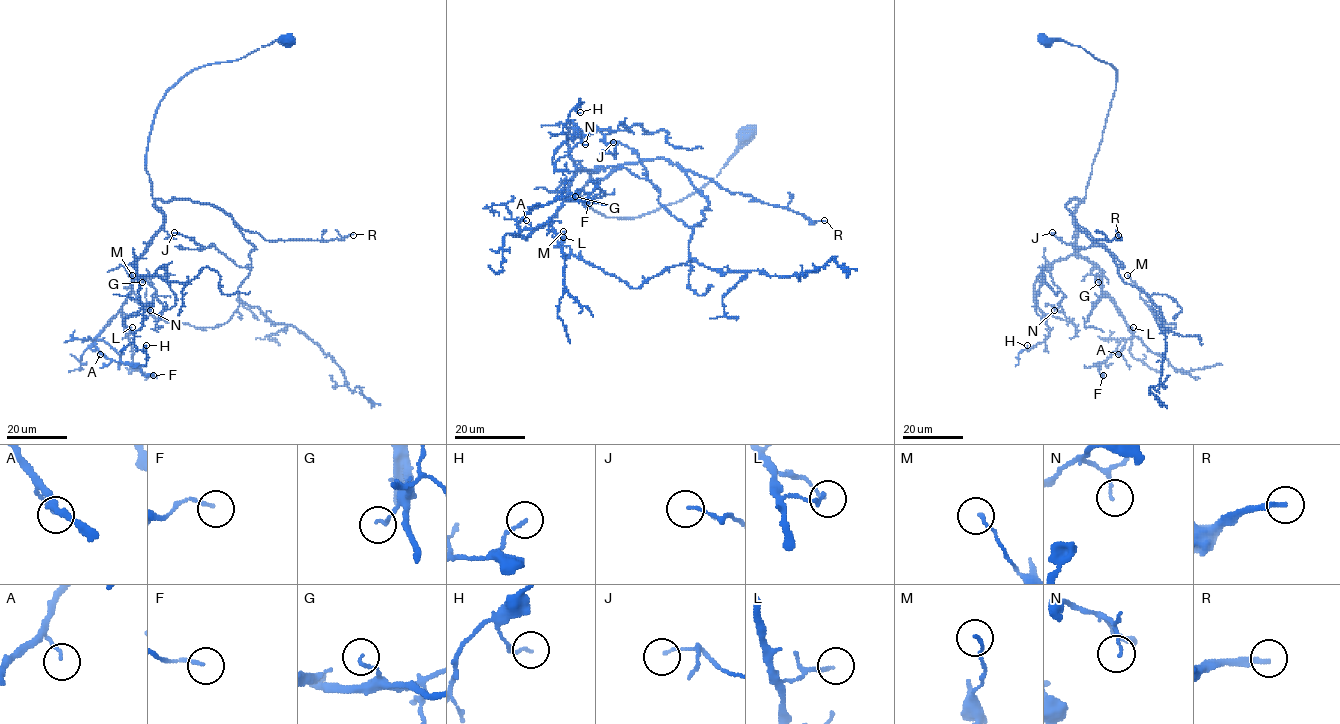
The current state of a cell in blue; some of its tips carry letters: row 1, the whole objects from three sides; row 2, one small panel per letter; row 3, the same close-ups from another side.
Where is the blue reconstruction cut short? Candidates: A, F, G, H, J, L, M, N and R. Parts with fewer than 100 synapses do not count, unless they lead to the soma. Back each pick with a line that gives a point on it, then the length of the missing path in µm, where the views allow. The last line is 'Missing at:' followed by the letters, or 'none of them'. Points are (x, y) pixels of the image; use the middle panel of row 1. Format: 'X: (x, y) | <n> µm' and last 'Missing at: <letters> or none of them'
R: (824, 220) | 140 µm
Missing at: R

